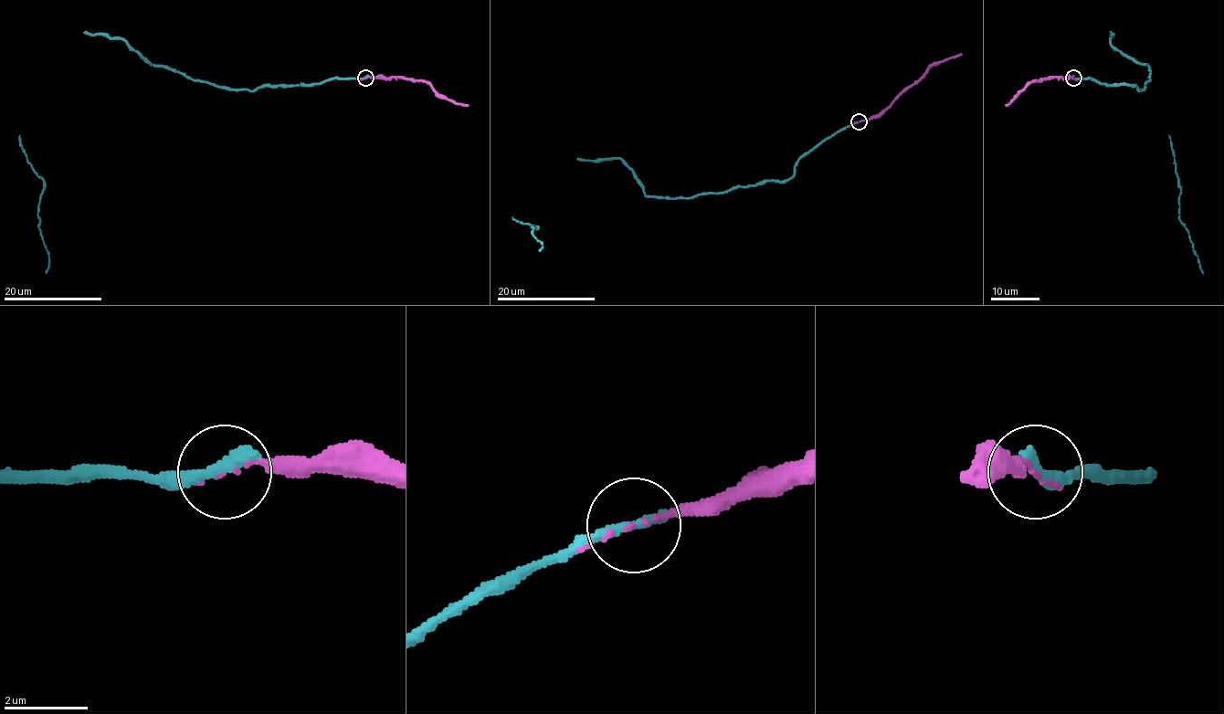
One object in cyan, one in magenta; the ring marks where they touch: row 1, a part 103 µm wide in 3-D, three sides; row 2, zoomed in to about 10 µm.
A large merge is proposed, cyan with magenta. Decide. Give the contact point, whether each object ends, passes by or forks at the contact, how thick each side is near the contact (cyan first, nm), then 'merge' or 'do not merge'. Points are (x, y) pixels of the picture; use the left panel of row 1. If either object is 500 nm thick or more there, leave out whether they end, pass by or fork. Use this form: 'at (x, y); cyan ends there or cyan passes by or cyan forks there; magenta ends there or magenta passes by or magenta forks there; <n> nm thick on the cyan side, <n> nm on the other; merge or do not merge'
at (365, 78); cyan ends there; magenta passes by; 360 nm thick on the cyan side, 80 nm on the other; merge

